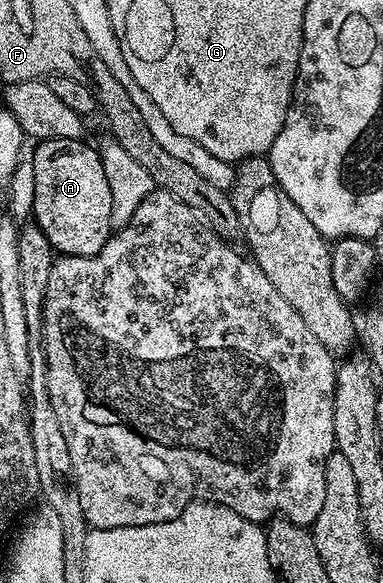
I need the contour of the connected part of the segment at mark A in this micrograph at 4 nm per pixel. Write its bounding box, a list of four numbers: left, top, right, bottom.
[33,139,113,256]

